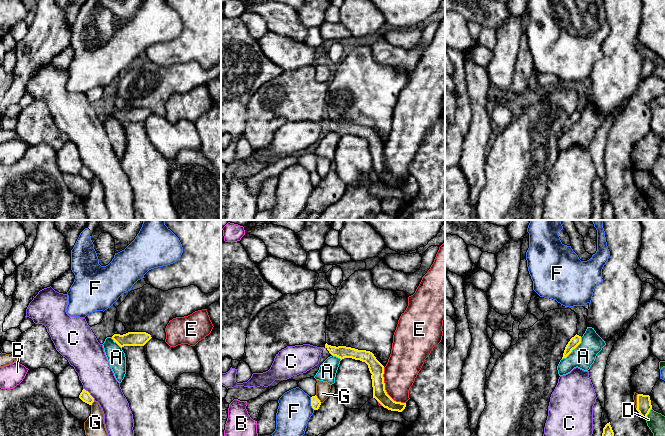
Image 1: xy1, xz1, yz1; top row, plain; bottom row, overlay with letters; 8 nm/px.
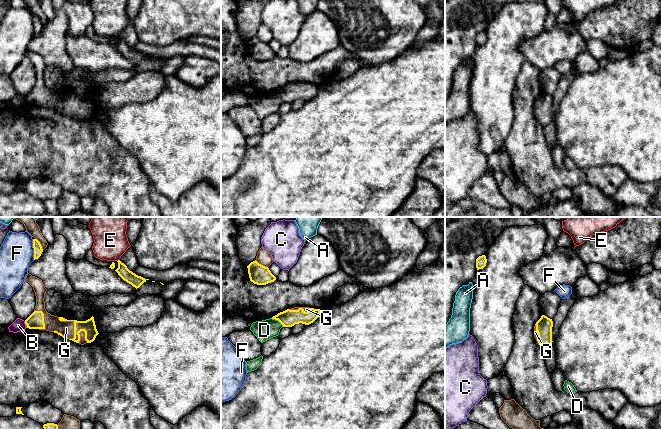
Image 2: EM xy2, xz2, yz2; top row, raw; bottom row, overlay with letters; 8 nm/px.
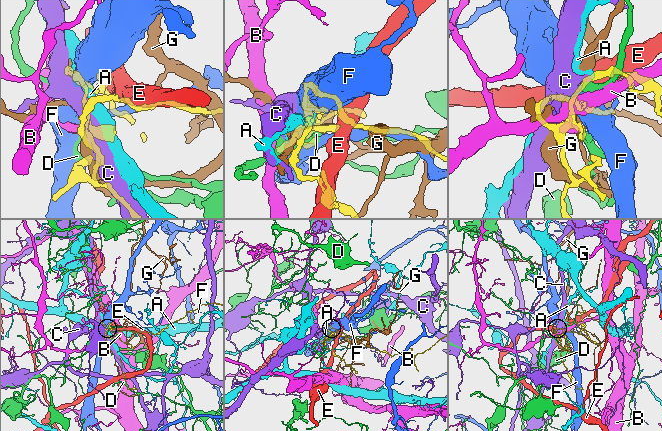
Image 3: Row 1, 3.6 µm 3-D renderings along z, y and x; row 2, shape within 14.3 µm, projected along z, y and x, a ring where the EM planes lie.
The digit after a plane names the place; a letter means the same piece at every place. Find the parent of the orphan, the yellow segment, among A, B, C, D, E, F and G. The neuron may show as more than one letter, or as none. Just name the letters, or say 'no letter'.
G

